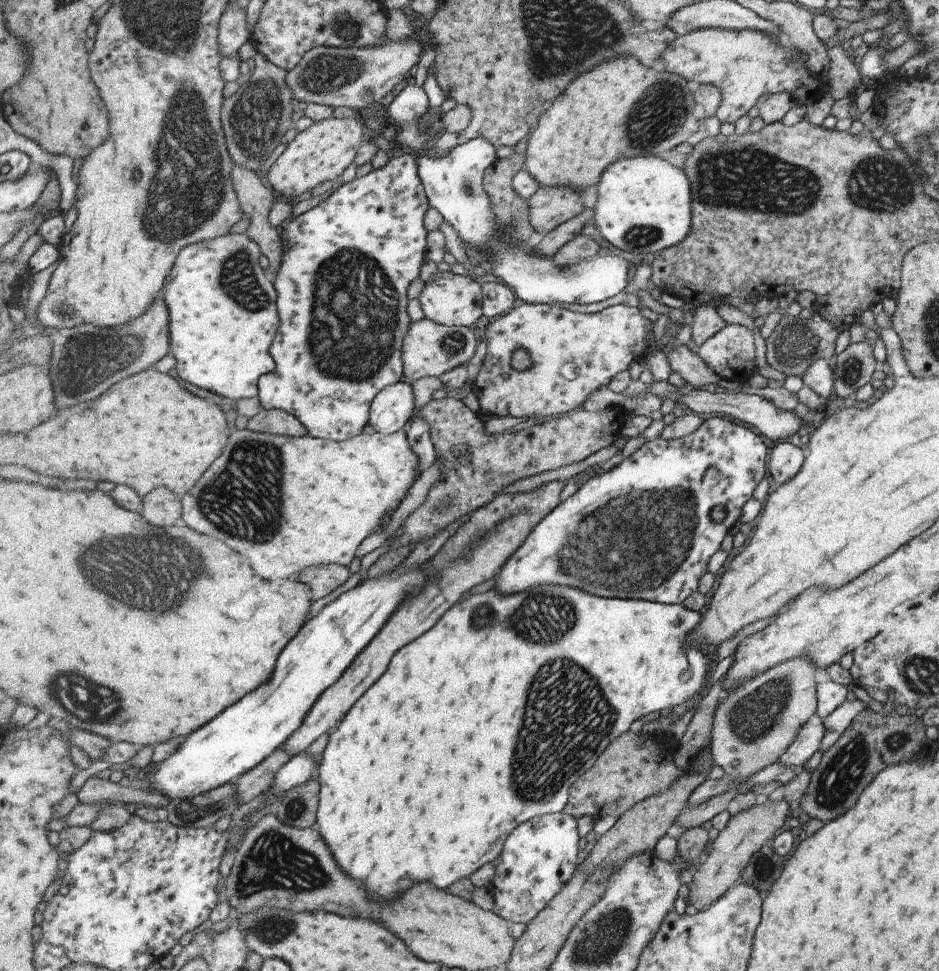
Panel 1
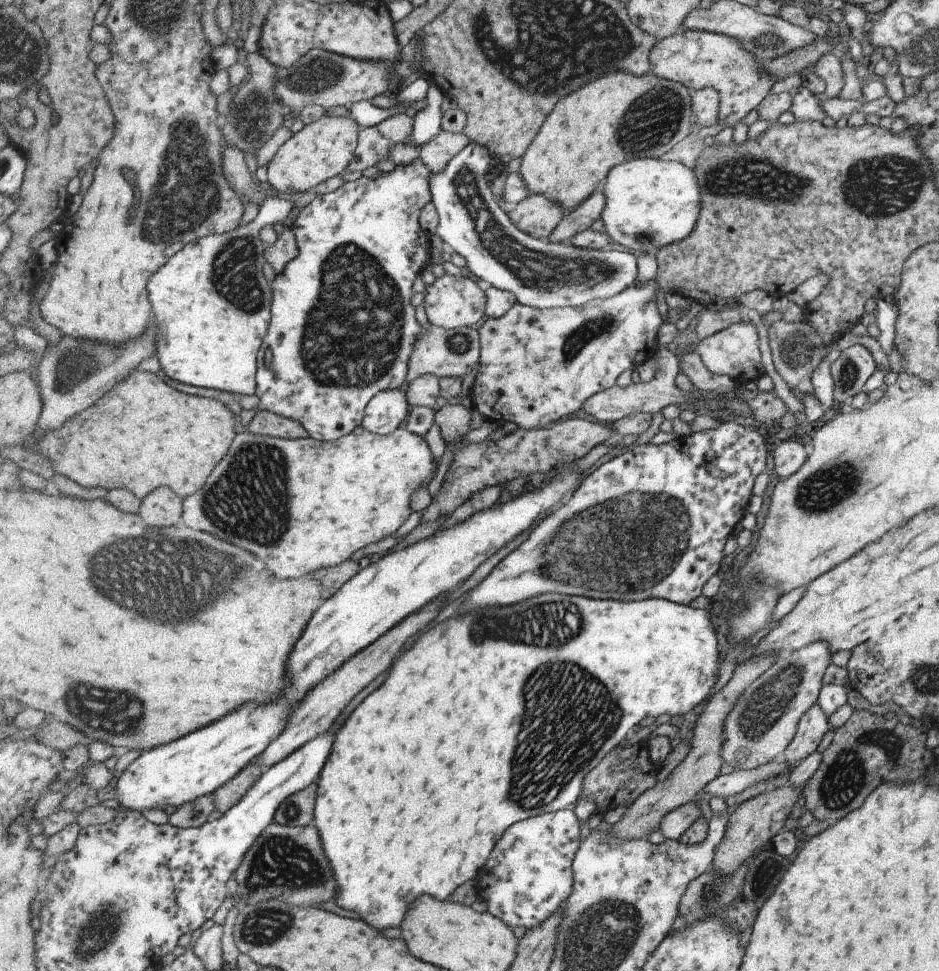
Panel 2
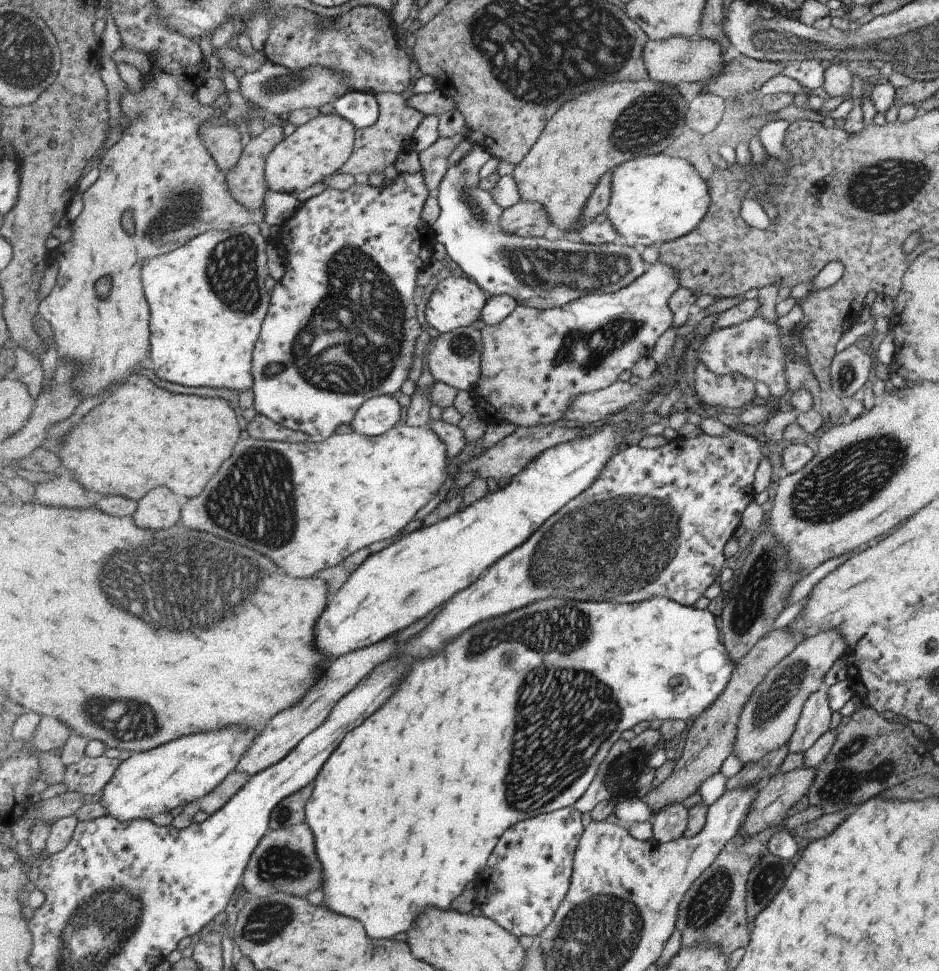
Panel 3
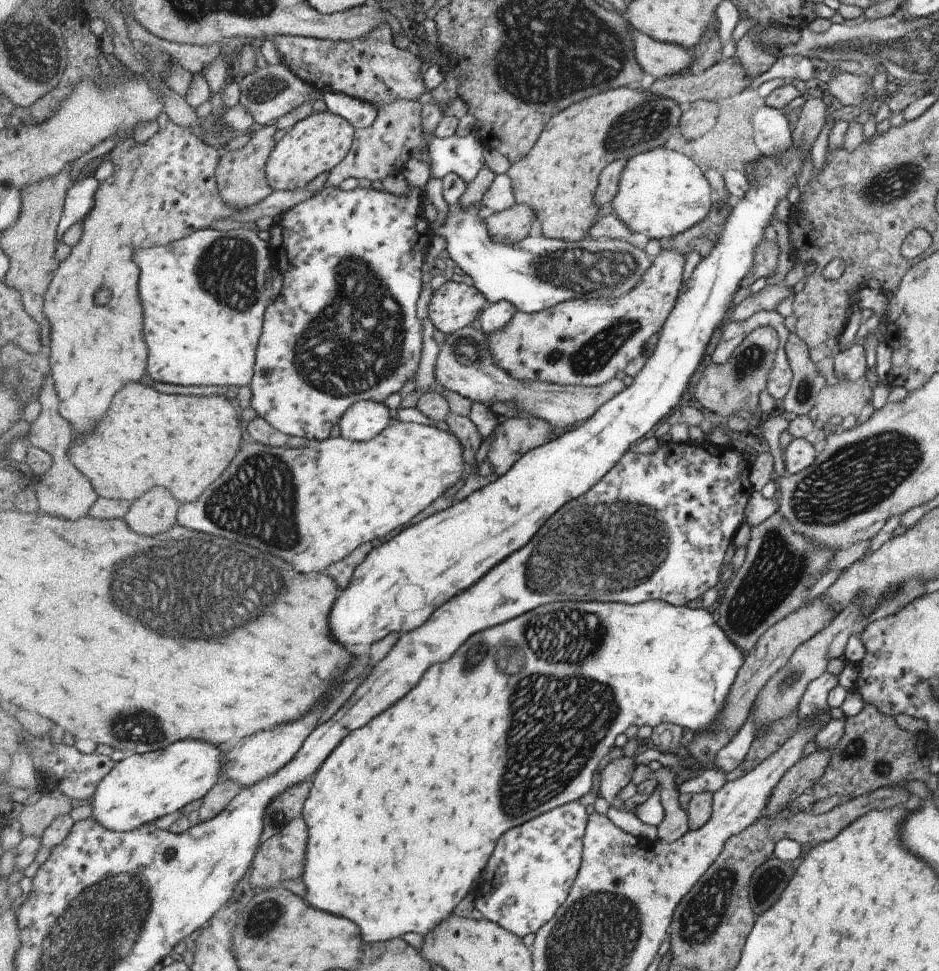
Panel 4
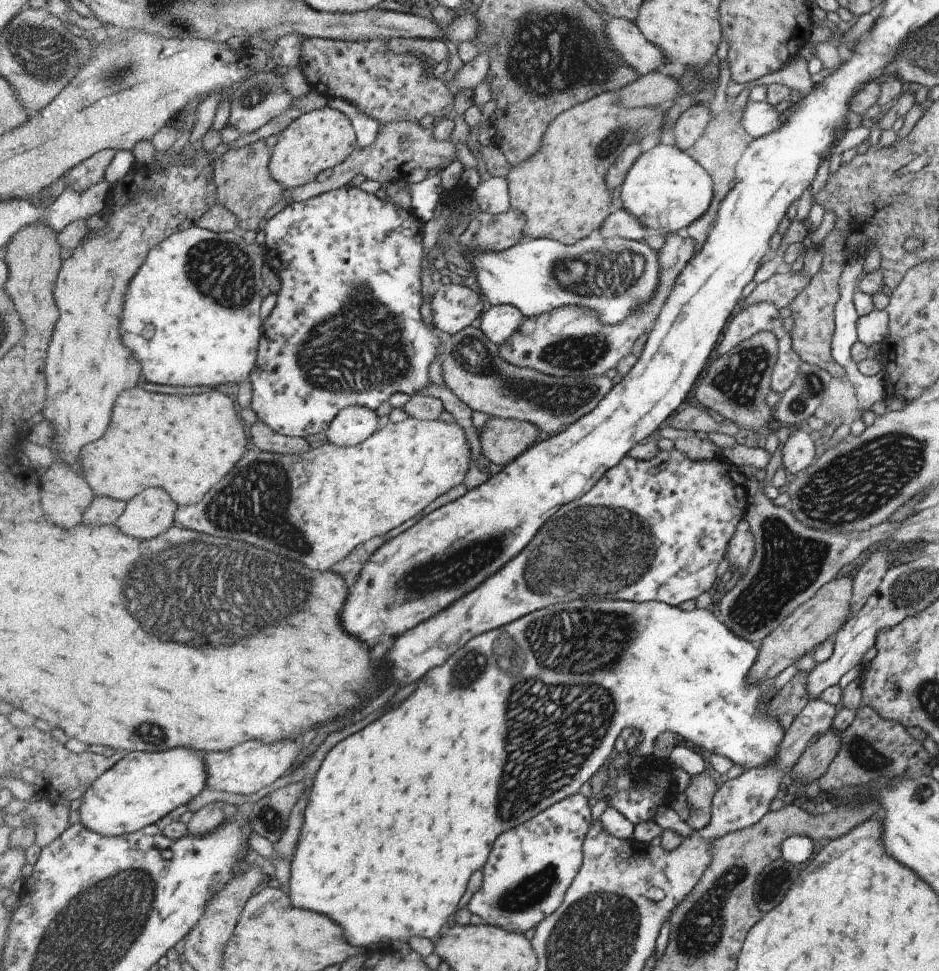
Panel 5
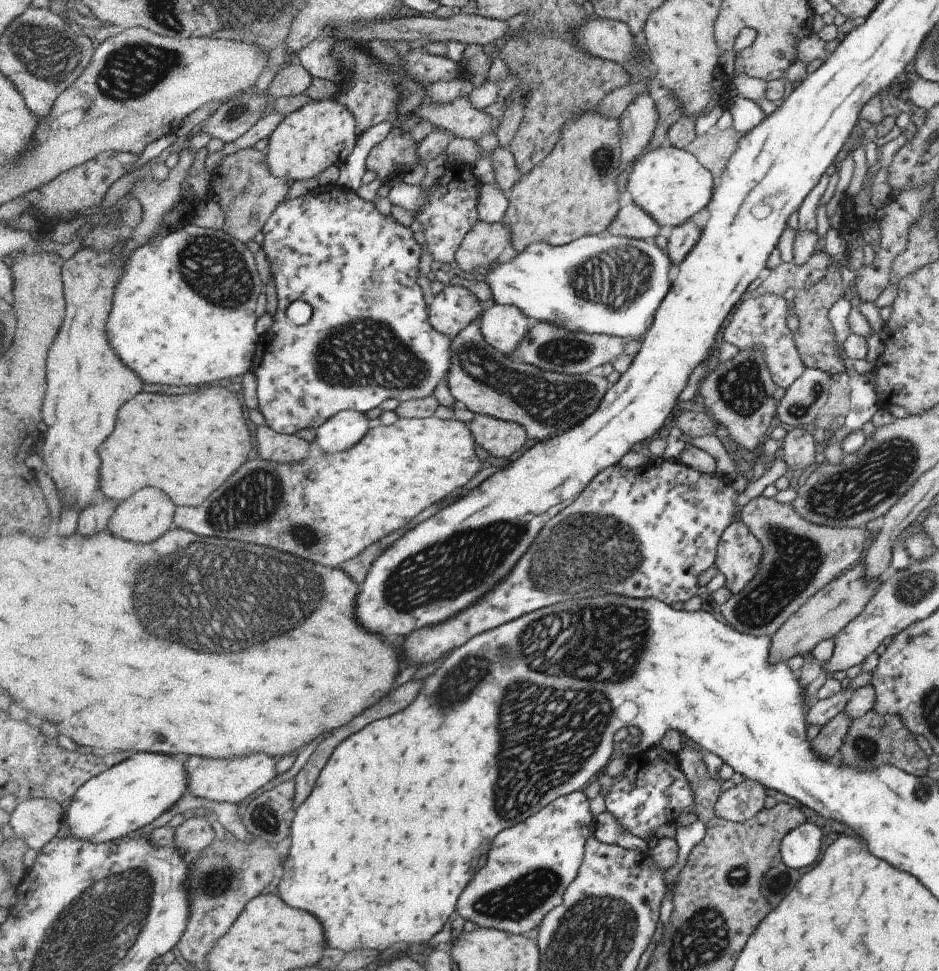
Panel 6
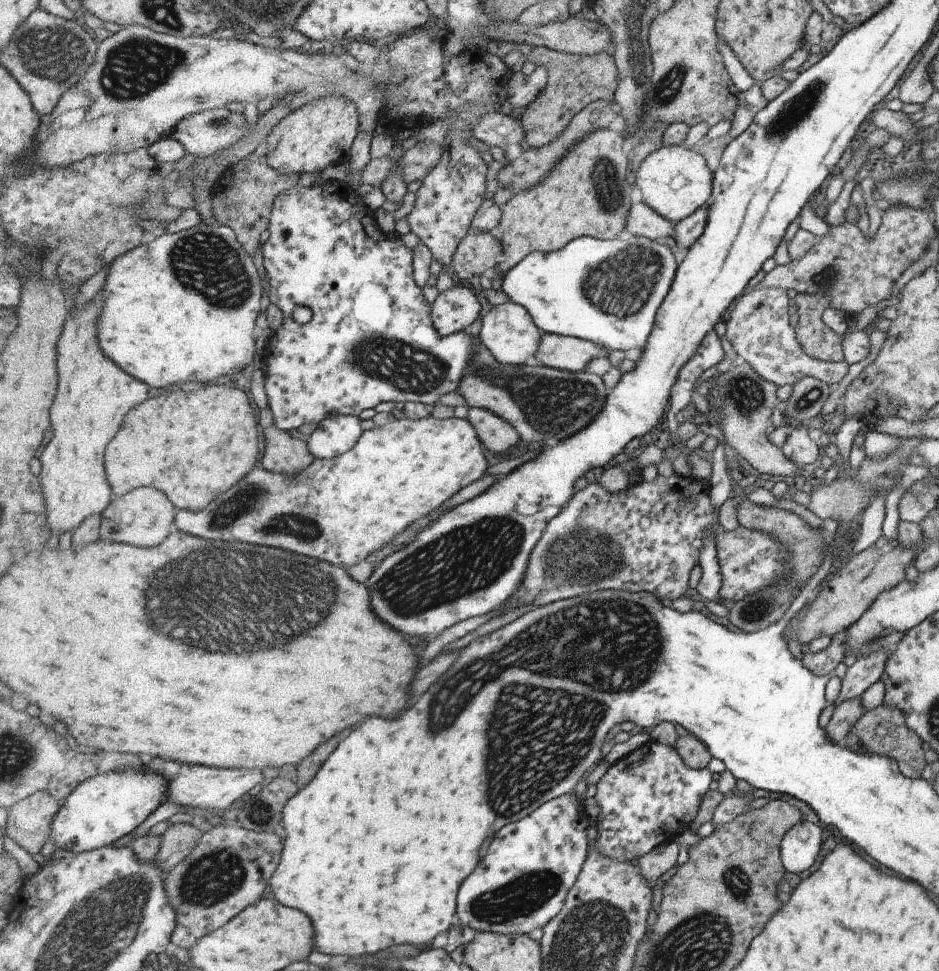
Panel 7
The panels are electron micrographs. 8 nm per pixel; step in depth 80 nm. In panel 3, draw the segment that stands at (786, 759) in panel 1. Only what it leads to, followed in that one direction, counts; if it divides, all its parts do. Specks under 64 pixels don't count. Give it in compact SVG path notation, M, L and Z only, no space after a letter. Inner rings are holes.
M822 684L812 695L808 696L786 744L788 753L804 753L822 734L828 731L832 712L826 699L827 689L828 686Z

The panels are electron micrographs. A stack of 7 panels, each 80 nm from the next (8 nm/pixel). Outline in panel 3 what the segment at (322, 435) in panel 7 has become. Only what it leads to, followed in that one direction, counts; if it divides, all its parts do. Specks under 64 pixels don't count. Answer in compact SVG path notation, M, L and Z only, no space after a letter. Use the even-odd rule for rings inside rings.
M394 395L370 398L361 406L351 427L365 436L374 437L390 431L403 418L403 408Z

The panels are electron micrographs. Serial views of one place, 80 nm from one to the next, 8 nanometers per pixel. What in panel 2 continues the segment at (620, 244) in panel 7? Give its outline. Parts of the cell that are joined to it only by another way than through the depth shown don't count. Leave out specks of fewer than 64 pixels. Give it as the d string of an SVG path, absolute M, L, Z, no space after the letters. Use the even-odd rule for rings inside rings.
M472 141L443 170L430 174L432 202L440 216L440 225L435 234L445 242L446 249L455 251L466 259L467 267L483 285L514 292L522 305L548 309L569 305L579 307L595 299L610 299L634 284L639 272L639 259L635 254L608 249L580 249L570 242L552 243L548 239L532 237L513 223L487 180L487 166L493 157L495 154L488 145Z

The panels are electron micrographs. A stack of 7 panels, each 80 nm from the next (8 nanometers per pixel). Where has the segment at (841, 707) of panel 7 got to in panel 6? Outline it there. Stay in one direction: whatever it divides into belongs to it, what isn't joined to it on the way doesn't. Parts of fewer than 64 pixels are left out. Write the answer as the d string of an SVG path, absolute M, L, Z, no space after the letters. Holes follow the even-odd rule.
M841 710L820 728L817 735L809 742L810 748L819 757L835 760L839 756L840 746L848 732L850 722L851 720Z

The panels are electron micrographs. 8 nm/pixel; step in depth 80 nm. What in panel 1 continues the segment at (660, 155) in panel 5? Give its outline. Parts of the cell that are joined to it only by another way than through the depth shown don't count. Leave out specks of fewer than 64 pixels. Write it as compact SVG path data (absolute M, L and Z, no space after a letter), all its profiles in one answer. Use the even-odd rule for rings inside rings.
M637 156L622 158L611 164L598 184L598 198L594 224L600 235L616 248L635 254L661 254L667 248L676 246L690 236L694 224L693 188L690 177L683 168L657 158L657 156Z

